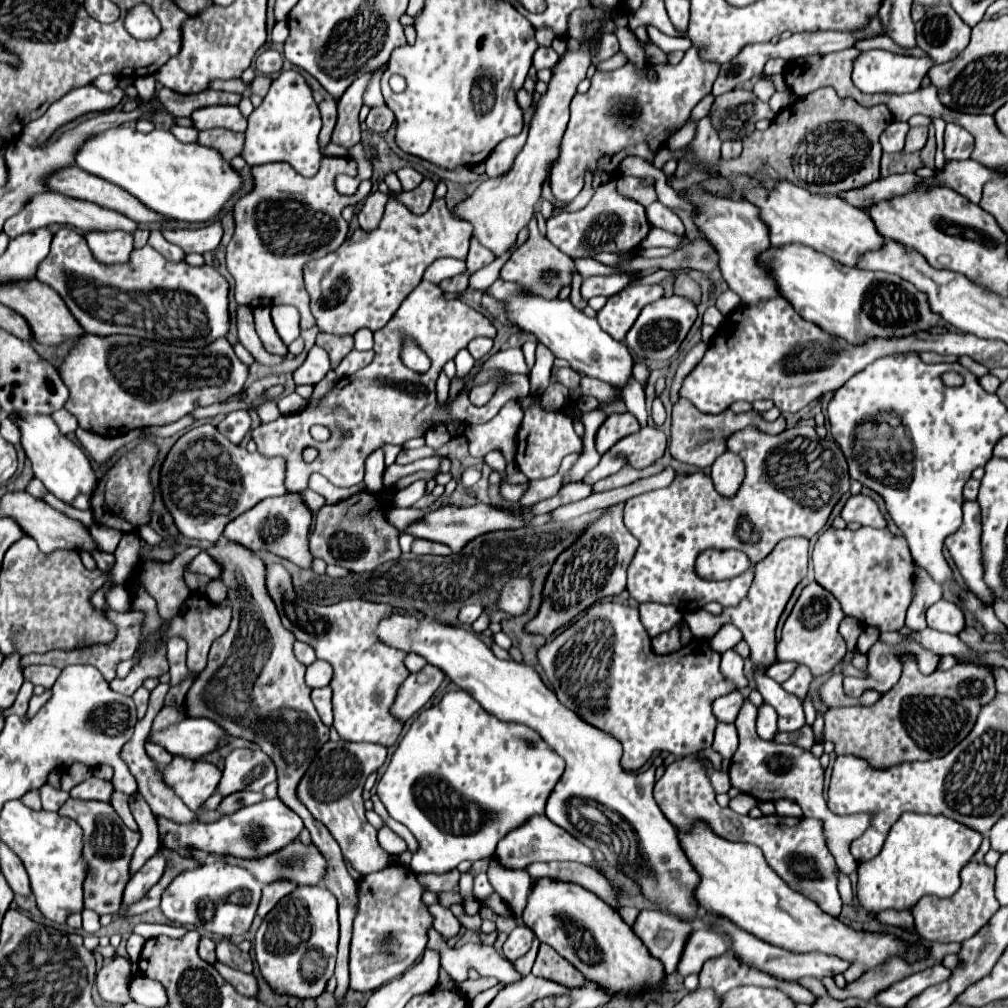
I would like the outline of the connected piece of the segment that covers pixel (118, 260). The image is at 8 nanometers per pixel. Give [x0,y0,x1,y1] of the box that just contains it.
[86,231,134,265]

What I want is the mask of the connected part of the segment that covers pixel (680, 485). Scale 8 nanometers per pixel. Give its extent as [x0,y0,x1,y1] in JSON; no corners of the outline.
[624,425,850,613]

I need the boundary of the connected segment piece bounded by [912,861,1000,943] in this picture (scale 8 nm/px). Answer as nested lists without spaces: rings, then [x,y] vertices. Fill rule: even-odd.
[[[970,861],[962,873],[962,885],[960,889],[948,897],[948,899],[938,899],[938,897],[922,897],[914,907],[914,919],[916,919],[916,931],[920,937],[928,941],[938,941],[938,943],[950,943],[950,941],[966,941],[968,937],[974,937],[1000,909],[1000,903],[996,901],[994,895],[994,867],[986,865],[984,861]]]

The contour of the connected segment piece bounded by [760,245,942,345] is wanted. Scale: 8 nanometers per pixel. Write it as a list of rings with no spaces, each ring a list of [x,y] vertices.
[[[806,245],[772,247],[760,255],[760,263],[770,267],[780,293],[790,301],[796,313],[852,345],[864,345],[864,341],[880,337],[892,339],[930,331],[942,319],[938,313],[932,313],[928,297],[910,281],[884,271],[840,265]]]

